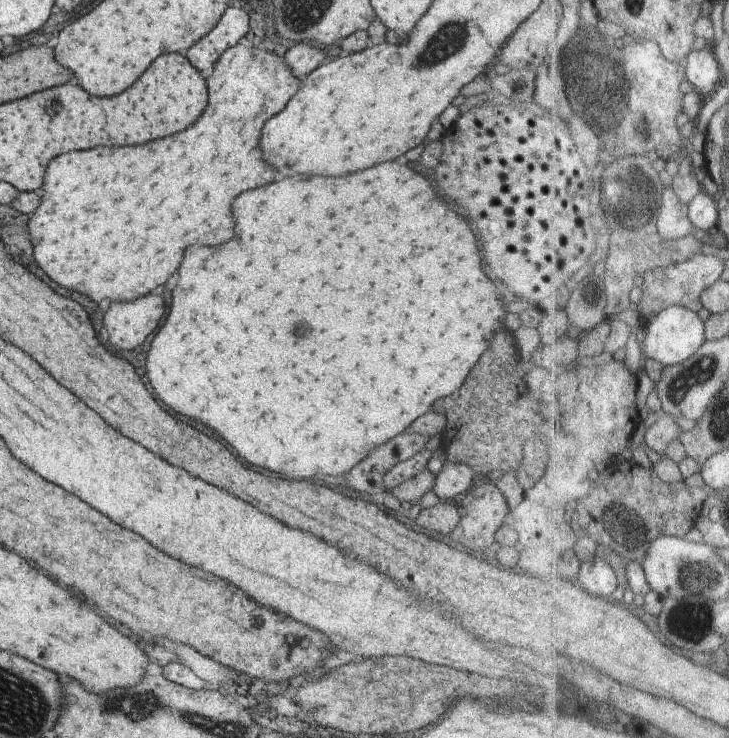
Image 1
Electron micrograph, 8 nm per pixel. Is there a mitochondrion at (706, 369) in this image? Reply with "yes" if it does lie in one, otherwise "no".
yes

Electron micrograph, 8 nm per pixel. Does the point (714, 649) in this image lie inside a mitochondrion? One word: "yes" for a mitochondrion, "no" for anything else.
no

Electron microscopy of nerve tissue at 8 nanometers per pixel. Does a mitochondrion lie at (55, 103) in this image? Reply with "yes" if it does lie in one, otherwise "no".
no

